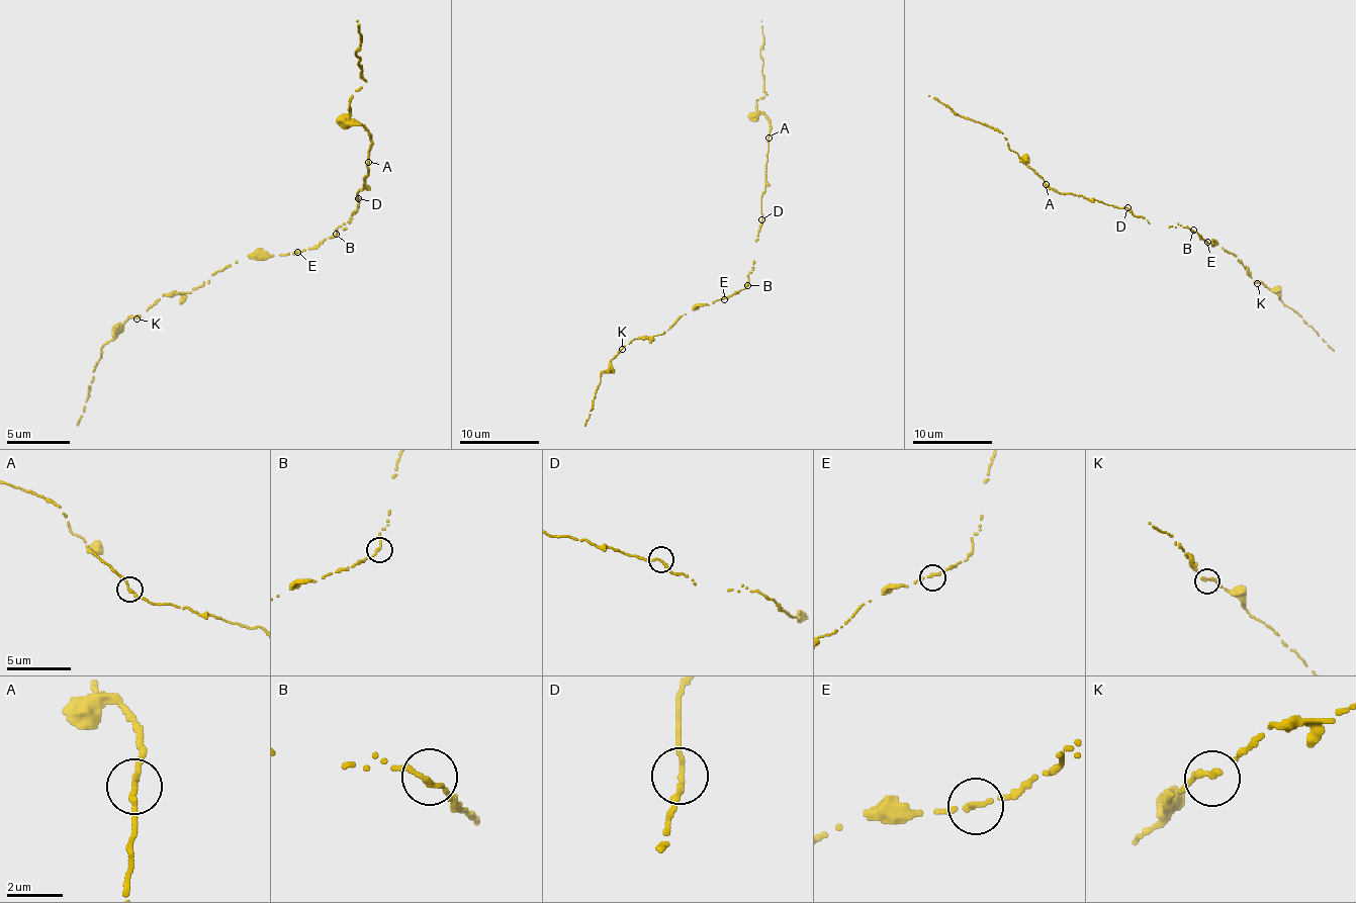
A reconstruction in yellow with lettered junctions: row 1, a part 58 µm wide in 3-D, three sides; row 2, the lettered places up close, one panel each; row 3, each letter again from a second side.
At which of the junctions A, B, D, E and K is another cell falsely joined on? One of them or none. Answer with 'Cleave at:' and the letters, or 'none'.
Cleave at: A

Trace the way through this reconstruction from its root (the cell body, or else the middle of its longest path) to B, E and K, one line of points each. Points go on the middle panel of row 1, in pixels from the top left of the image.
B: (751, 267), (747, 285)
E: (751, 267), (747, 285), (724, 299)
K: (751, 267), (744, 289), (708, 305), (696, 305), (660, 335), (632, 339), (622, 349)

